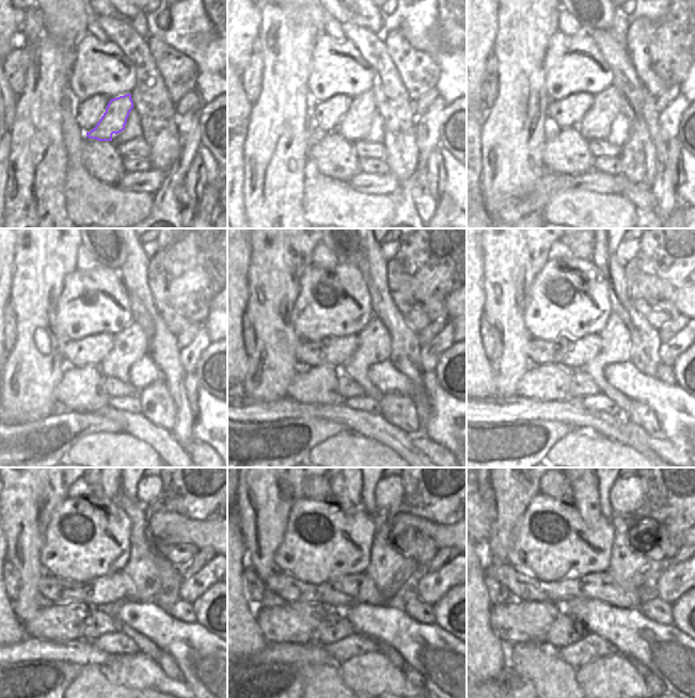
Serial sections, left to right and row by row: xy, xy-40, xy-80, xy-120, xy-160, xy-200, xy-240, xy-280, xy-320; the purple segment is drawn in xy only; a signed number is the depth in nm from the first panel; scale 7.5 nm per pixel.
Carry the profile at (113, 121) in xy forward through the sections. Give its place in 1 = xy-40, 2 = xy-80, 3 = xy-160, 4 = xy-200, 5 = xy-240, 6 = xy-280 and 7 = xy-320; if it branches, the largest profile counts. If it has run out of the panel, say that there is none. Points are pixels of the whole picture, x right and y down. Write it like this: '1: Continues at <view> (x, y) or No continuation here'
1: Continues at xy-40 (359, 116)
2: Continues at xy-80 (606, 106)
3: Continues at xy-160 (374, 342)
4: Continues at xy-200 (615, 338)
5: Continues at xy-240 (141, 568)
6: Continues at xy-280 (390, 571)
7: Continues at xy-320 (630, 569).

